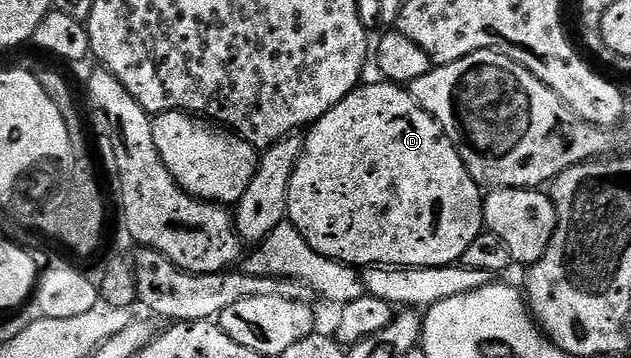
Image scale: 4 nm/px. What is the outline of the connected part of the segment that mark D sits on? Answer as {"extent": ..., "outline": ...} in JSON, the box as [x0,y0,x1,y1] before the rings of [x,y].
{"extent":[287,80,484,268],"outline":[[[375,80],[367,86],[361,84],[343,98],[326,116],[312,123],[304,138],[304,151],[294,168],[294,176],[290,180],[290,192],[288,193],[287,221],[293,222],[302,232],[302,236],[322,256],[333,258],[335,262],[346,262],[357,268],[370,266],[451,266],[463,259],[466,248],[474,241],[484,224],[484,200],[482,188],[470,176],[462,156],[458,156],[456,145],[444,135],[444,129],[437,124],[418,104],[418,100],[412,95],[411,89],[395,82]]]}

